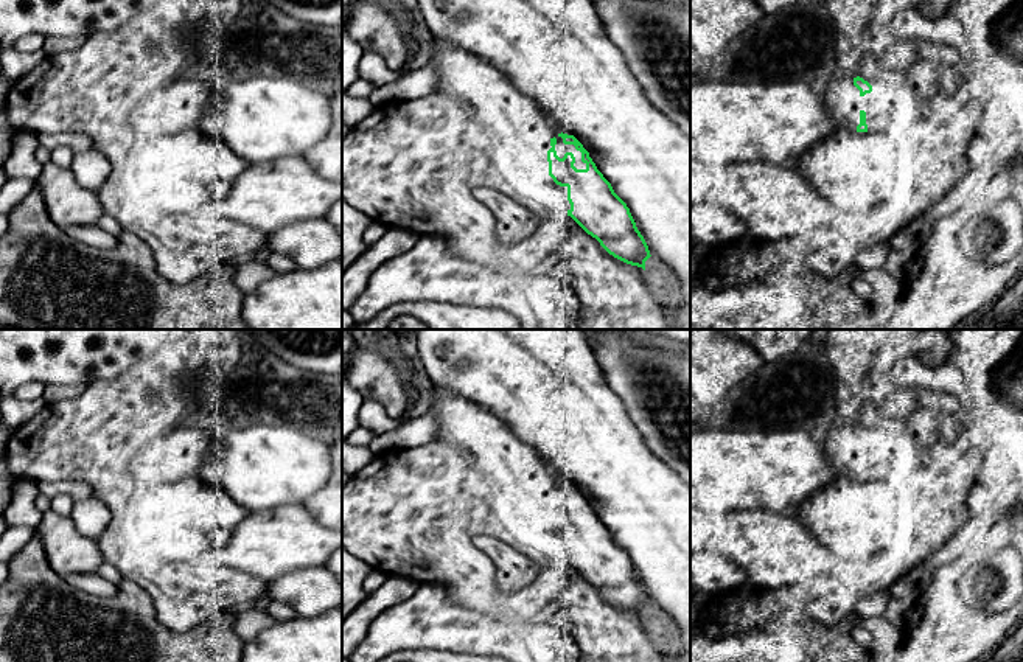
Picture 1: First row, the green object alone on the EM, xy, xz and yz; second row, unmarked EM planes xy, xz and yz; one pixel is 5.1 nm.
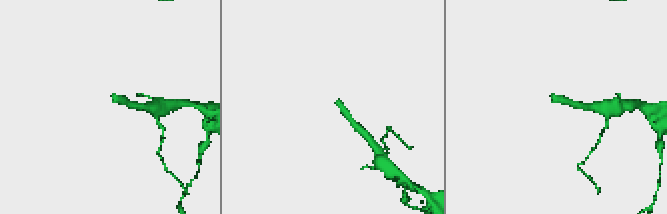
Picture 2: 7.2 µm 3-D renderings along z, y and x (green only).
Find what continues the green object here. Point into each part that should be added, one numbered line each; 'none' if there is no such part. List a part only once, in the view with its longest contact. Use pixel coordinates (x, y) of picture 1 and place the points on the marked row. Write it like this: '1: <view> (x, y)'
1: xz (468, 78)

